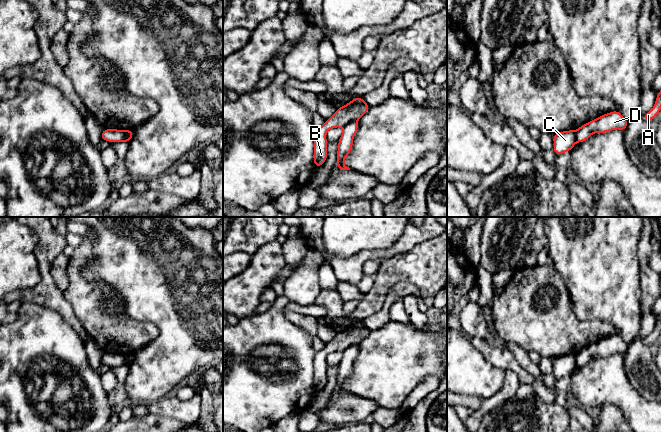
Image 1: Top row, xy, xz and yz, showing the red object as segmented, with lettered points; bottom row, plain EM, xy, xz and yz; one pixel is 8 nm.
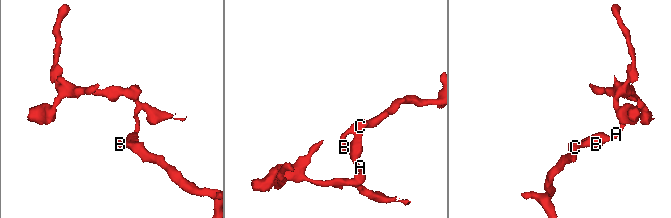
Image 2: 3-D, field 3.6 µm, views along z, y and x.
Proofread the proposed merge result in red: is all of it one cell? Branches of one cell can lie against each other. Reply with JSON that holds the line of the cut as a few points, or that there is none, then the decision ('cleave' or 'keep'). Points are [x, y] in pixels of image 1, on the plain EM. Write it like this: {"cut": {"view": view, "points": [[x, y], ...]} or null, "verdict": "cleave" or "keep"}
{"cut": {"view": "xz", "points": [[356, 345], [350, 345], [342, 351]]}, "verdict": "cleave"}

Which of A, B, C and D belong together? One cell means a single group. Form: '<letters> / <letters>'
A D / B C

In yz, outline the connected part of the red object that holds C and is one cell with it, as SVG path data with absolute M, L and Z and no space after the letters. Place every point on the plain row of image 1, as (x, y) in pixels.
M573 354L553 358L553 375L556 379L561 379L571 375L577 366L576 357Z

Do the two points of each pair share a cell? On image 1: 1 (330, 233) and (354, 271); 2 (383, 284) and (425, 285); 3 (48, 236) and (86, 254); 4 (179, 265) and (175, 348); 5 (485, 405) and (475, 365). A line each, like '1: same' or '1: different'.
1: different
2: same
3: different
4: same
5: different

